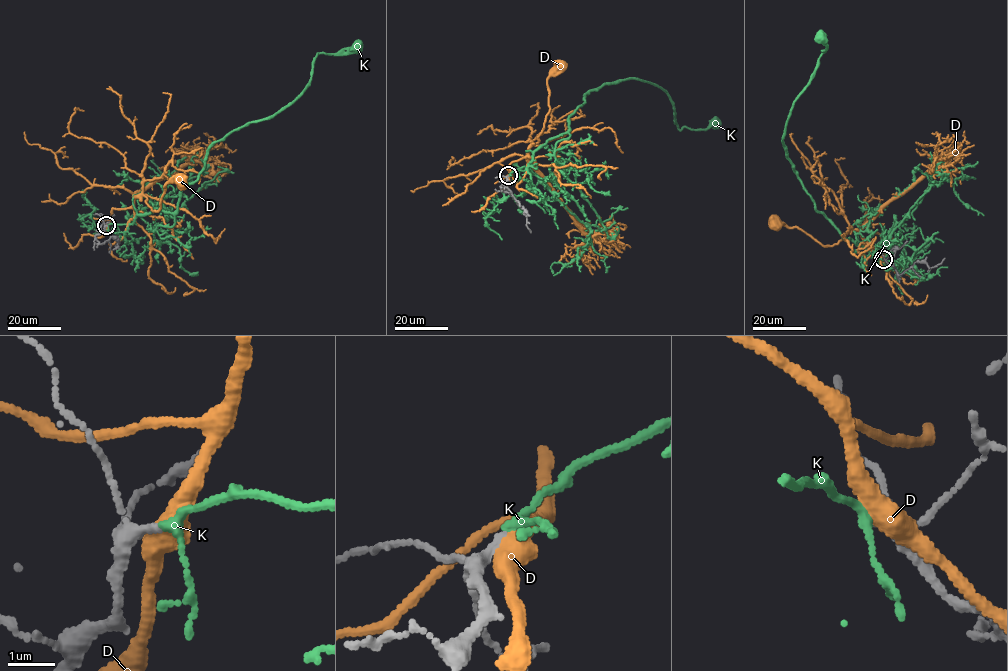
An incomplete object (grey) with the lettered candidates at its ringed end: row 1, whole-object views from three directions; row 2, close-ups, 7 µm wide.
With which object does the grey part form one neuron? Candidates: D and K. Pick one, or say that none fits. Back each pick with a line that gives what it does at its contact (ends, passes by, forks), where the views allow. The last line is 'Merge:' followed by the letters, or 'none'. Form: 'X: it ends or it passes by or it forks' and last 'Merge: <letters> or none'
K: it passes by
Merge: K

